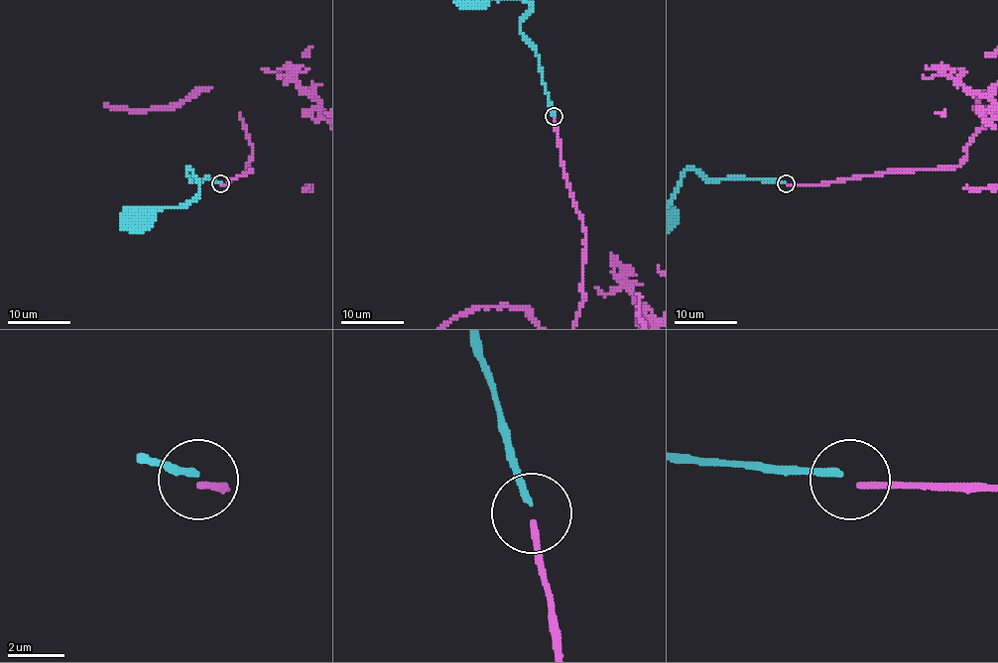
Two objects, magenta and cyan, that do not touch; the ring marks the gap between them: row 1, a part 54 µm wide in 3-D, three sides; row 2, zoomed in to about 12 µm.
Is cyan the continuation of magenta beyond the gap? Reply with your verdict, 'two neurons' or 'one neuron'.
two neurons

